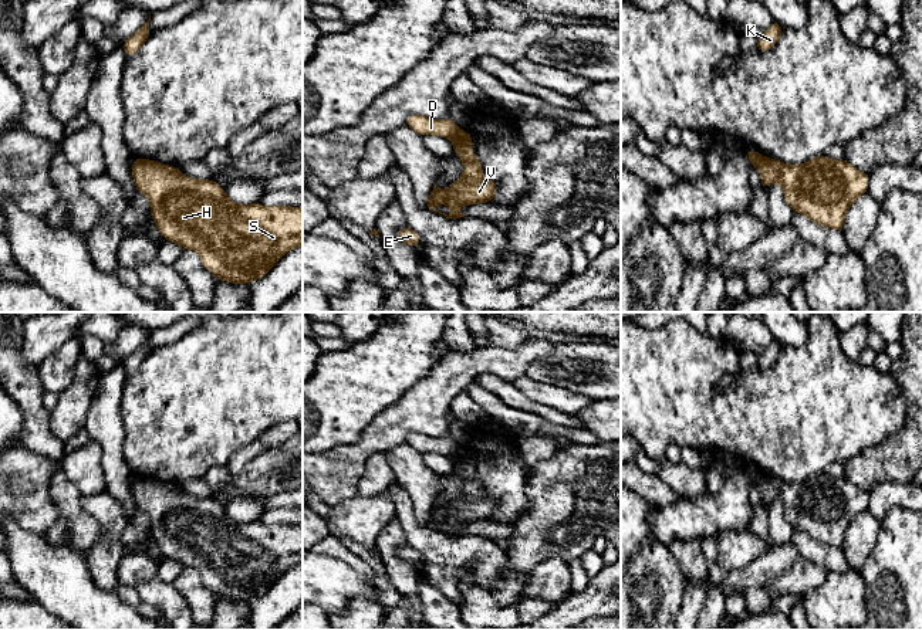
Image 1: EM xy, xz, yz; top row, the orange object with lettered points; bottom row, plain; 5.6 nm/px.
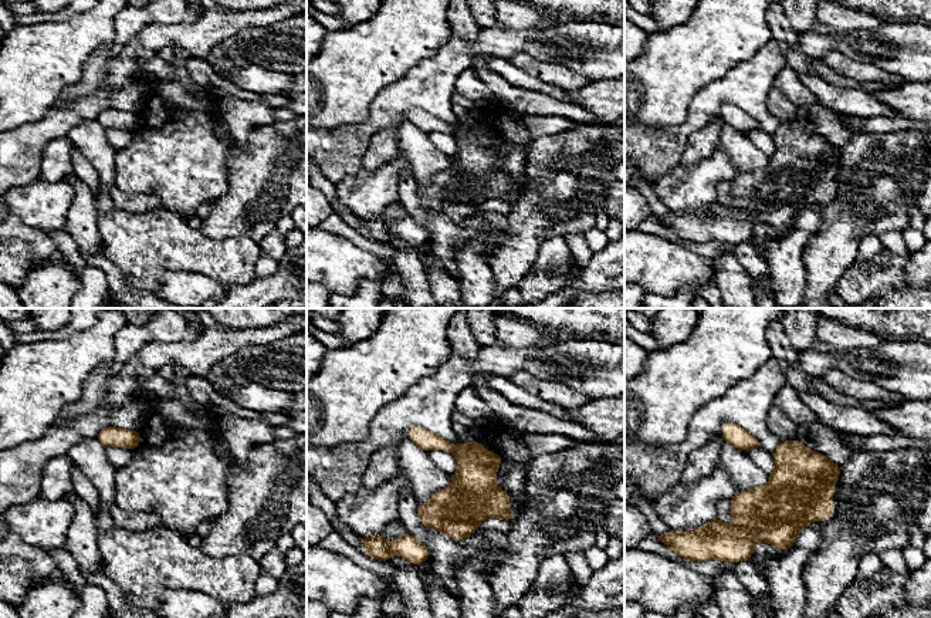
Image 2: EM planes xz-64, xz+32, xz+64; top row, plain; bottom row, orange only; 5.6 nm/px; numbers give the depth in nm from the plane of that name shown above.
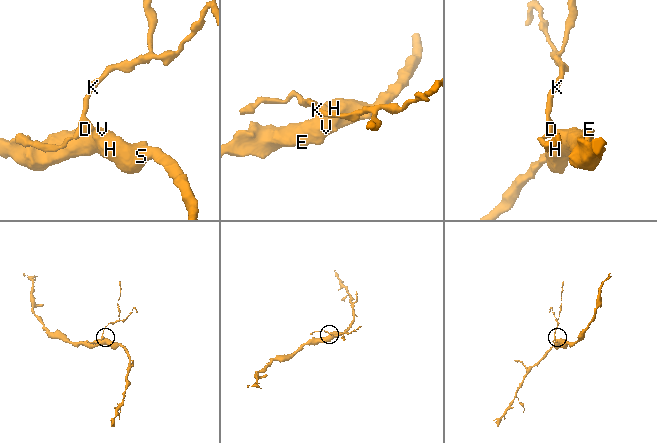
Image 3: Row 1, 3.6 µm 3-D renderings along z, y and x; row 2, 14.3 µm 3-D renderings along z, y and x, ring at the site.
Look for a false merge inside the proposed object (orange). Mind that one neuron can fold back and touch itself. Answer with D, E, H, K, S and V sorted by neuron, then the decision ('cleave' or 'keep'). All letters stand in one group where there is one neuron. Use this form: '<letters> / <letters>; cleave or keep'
D K / E H S V; cleave

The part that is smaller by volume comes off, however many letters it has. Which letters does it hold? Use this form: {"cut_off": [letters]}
{"cut_off": ["D", "K"]}

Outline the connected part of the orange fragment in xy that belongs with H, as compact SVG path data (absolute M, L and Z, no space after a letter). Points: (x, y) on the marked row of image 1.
M135 158L132 176L148 197L151 216L165 240L199 254L216 280L247 284L267 274L290 250L303 245L303 209L236 204L215 180L190 179L179 167Z

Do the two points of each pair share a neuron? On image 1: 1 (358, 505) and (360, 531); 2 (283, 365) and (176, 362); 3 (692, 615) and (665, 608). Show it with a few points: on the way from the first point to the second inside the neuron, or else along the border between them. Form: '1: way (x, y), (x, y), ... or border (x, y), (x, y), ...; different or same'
1: way (358, 511), (360, 525); same
2: way (256, 365), (203, 365); same
3: border (685, 583), (682, 603), (676, 615); different

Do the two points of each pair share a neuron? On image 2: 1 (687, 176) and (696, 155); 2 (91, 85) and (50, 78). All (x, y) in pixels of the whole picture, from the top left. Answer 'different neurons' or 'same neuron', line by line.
1: different neurons
2: different neurons

